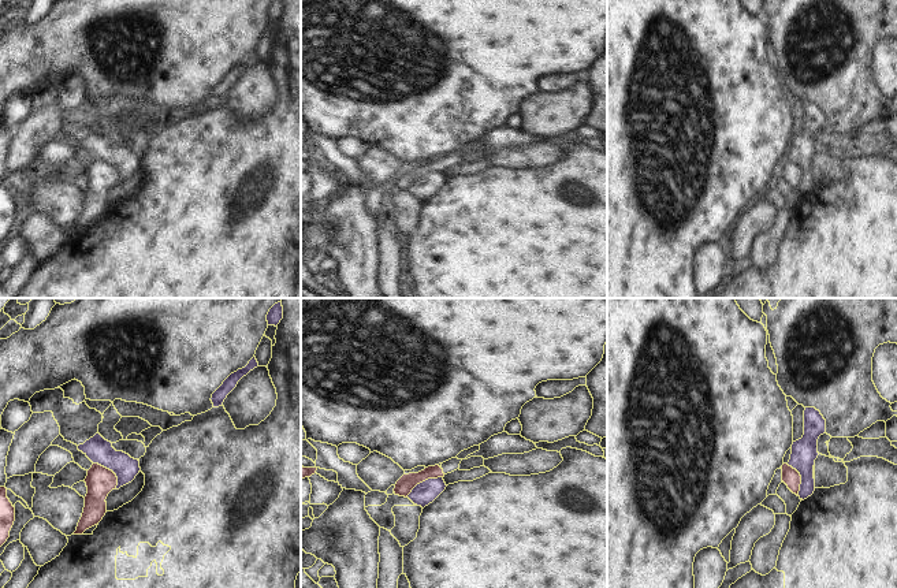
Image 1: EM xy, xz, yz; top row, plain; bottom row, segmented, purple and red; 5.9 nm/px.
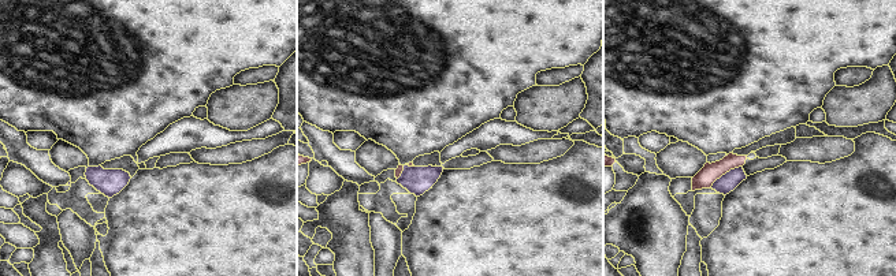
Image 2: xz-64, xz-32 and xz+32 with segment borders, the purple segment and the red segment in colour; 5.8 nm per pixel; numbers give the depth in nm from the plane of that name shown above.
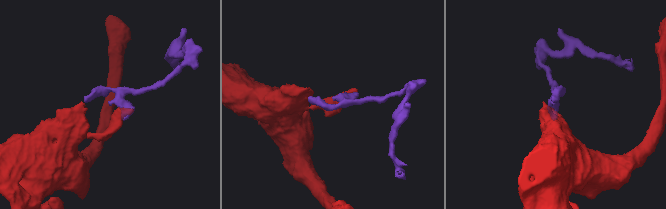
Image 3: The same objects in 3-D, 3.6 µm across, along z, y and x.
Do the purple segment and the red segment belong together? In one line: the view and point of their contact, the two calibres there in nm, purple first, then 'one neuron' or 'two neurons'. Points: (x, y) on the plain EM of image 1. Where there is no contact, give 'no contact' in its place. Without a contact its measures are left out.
xz (423, 175) | 140/100 nm | two neurons

